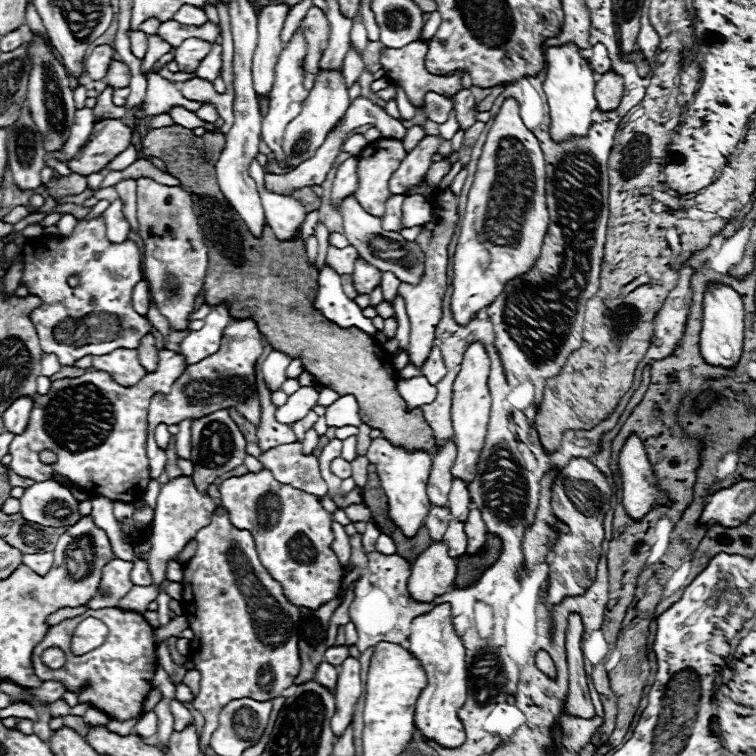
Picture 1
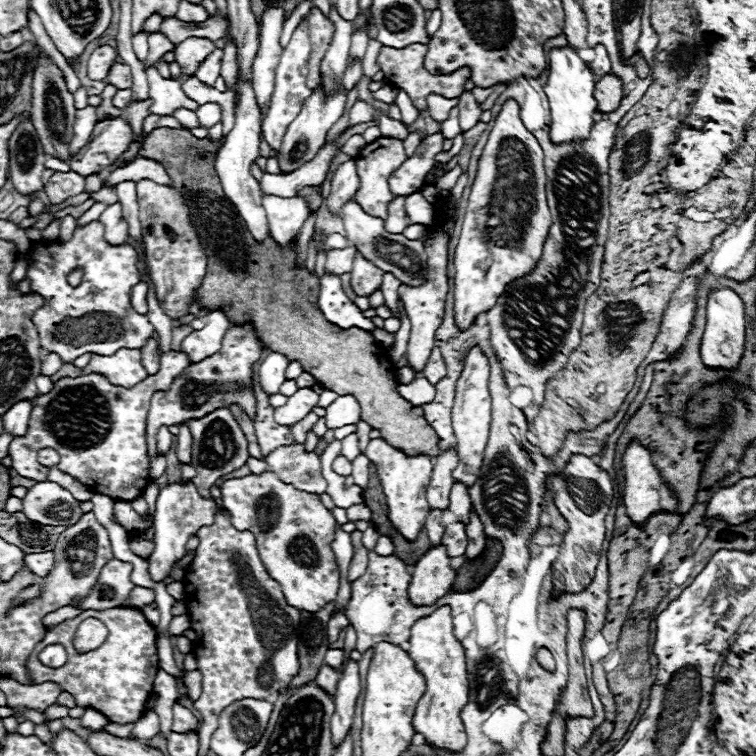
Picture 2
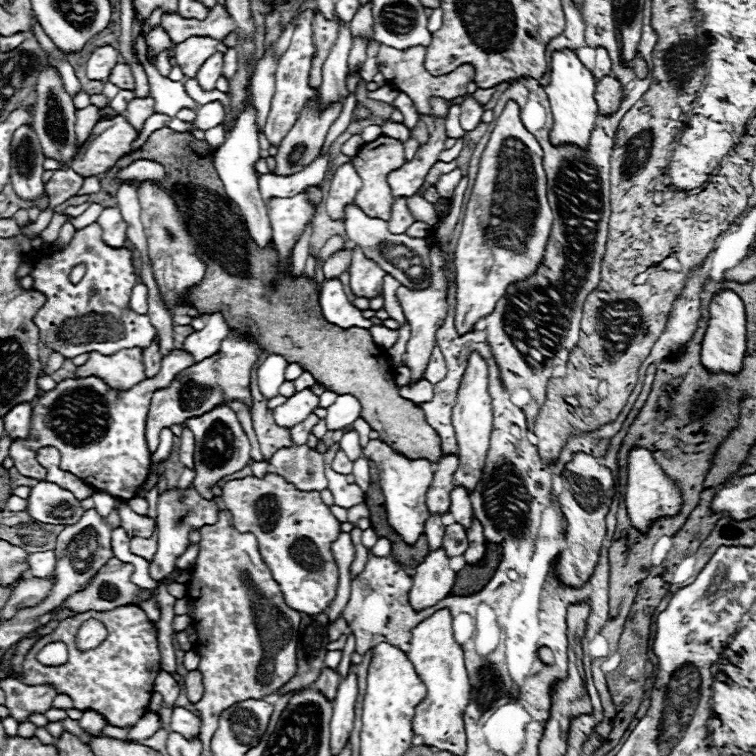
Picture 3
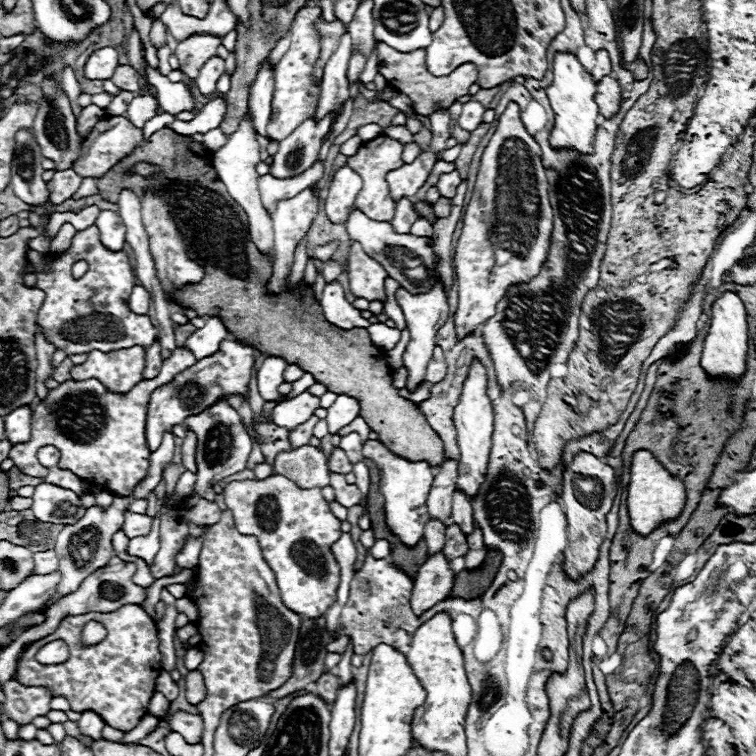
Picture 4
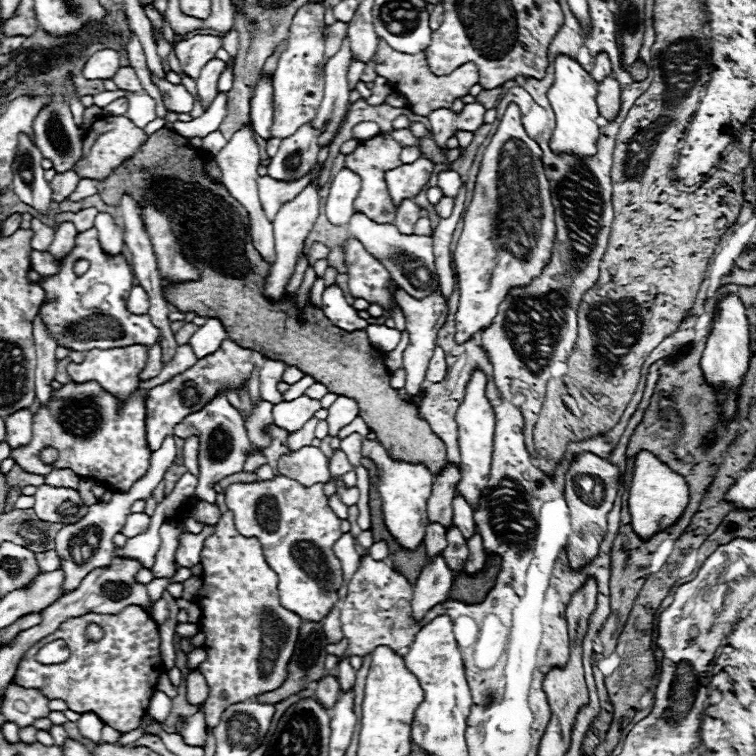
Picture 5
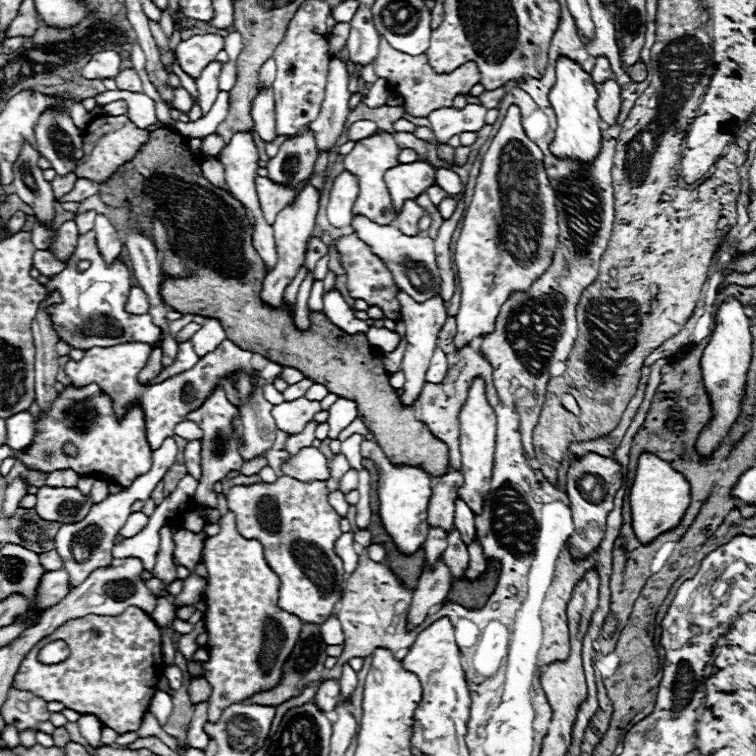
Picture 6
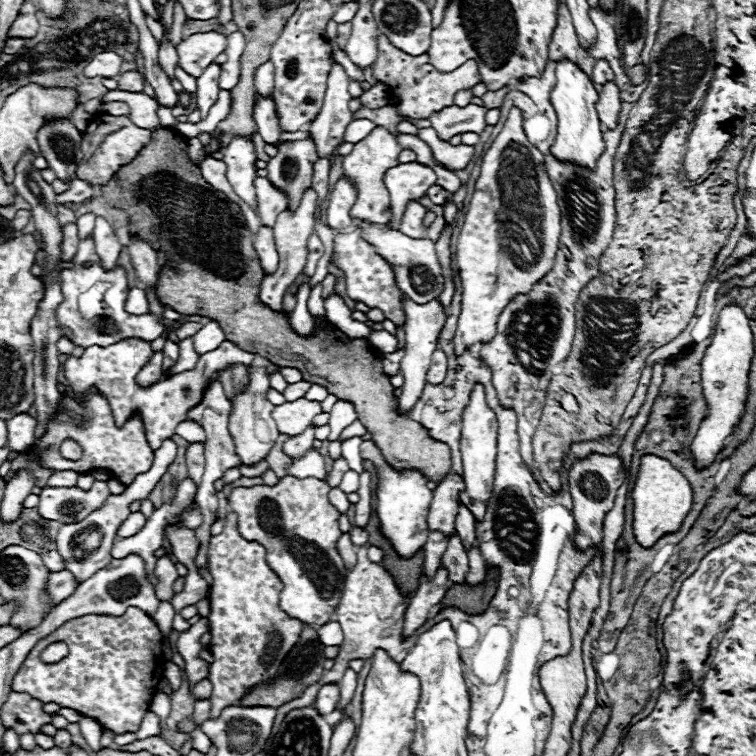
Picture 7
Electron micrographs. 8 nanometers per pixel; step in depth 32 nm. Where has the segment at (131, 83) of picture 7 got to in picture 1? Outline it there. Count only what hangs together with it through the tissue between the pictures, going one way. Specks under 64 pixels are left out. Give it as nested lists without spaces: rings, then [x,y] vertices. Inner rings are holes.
[[[112,60],[112,64],[108,66],[108,72],[104,76],[104,82],[112,88],[126,88],[130,84],[130,70],[124,62]]]

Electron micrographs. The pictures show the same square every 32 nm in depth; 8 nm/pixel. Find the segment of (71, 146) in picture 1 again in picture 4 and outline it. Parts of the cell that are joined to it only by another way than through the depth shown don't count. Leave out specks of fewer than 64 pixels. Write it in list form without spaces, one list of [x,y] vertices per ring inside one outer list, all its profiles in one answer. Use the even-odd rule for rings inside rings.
[[[94,104],[82,108],[82,112],[80,112],[80,116],[78,116],[78,122],[76,122],[76,130],[80,132],[80,138],[82,138],[82,140],[90,134],[90,130],[94,128],[94,124],[96,124],[102,116],[104,116],[104,110],[98,108],[98,106],[94,106]]]

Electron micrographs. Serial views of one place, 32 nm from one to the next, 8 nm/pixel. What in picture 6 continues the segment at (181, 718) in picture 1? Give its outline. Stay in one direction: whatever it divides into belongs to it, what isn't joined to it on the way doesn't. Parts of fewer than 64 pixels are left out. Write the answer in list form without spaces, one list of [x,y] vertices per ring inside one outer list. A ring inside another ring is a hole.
[[[200,702],[190,724],[188,724],[188,728],[186,728],[186,744],[192,748],[200,748],[200,750],[204,750],[208,746],[208,734],[204,732],[204,724],[208,720],[206,708],[208,708],[208,704]]]

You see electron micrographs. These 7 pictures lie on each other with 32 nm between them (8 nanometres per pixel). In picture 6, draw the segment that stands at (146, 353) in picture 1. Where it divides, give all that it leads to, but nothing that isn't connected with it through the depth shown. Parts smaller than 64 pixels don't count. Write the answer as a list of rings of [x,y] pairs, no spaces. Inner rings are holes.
[[[152,348],[146,366],[144,366],[144,368],[140,370],[140,374],[138,374],[138,382],[140,382],[140,384],[146,384],[146,382],[150,382],[152,378],[156,378],[160,372],[162,372],[162,350],[160,350],[160,348]]]

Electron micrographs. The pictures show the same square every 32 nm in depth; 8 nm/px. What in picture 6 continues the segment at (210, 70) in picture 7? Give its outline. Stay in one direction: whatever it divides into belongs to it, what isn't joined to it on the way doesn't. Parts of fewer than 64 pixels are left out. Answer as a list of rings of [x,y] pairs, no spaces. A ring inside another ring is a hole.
[[[212,60],[212,64],[208,64],[208,68],[204,68],[204,72],[196,78],[198,84],[198,104],[202,108],[202,112],[206,114],[210,110],[210,106],[214,104],[216,96],[218,96],[218,76],[222,72],[222,62]]]

